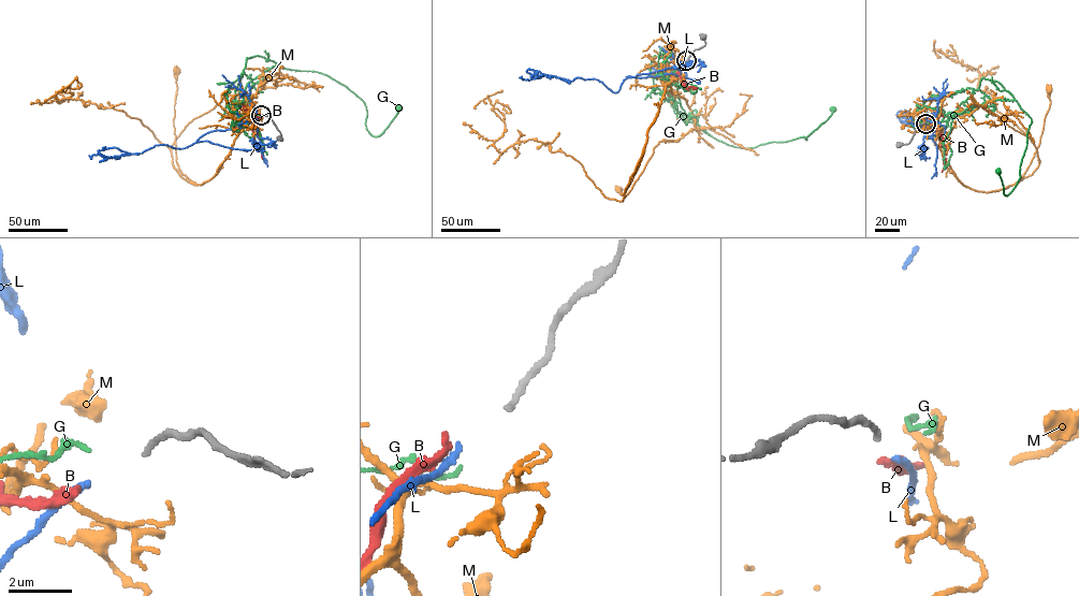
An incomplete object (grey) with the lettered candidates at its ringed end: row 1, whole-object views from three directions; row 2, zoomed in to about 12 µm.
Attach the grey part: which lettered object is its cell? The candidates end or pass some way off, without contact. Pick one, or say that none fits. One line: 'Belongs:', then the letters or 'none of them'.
Belongs: L

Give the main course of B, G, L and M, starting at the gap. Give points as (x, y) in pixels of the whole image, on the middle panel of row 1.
B: (684, 61), (679, 71), (683, 84), (686, 88), (697, 88)
G: (685, 62), (668, 75), (662, 96), (683, 117), (737, 147), (806, 140), (833, 110)
L: (685, 62), (676, 76), (626, 76), (616, 92), (597, 80), (521, 76)
M: (687, 62), (666, 86), (647, 131), (639, 165), (624, 193), (622, 194), (620, 189)

